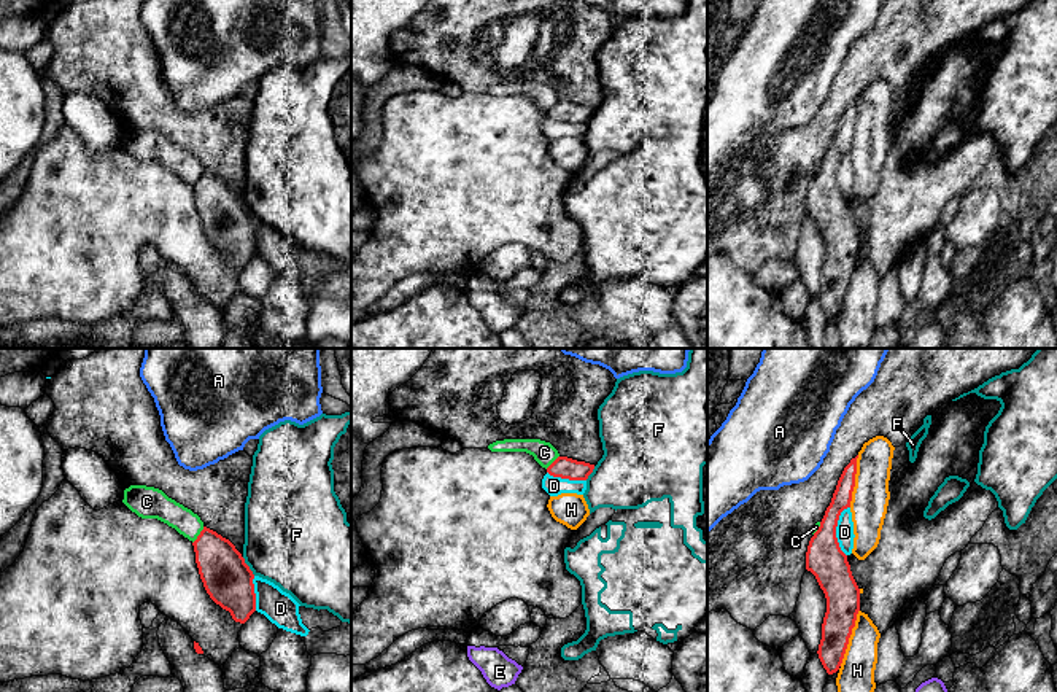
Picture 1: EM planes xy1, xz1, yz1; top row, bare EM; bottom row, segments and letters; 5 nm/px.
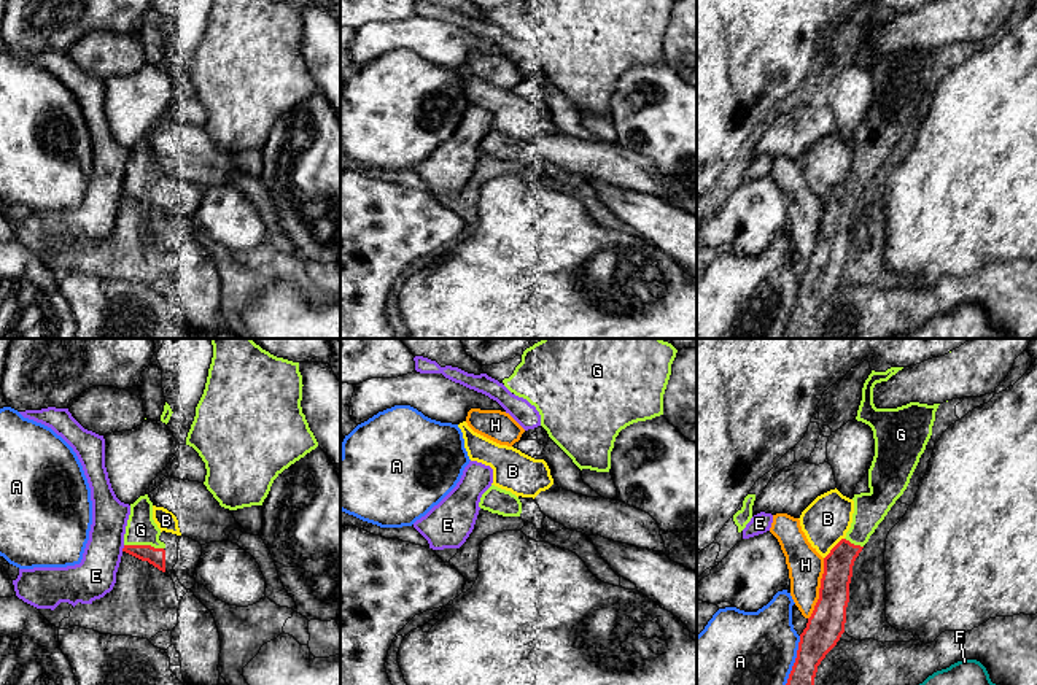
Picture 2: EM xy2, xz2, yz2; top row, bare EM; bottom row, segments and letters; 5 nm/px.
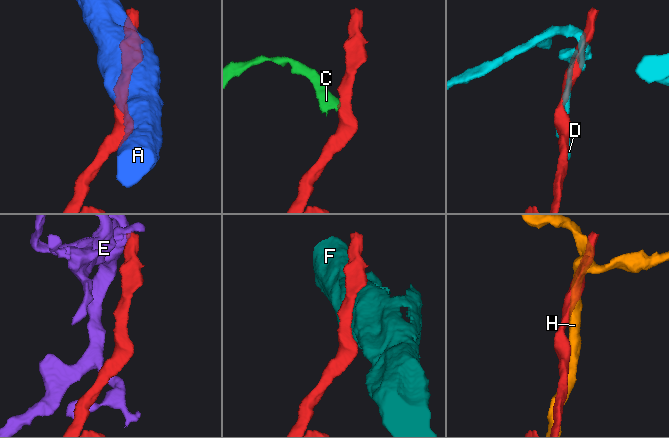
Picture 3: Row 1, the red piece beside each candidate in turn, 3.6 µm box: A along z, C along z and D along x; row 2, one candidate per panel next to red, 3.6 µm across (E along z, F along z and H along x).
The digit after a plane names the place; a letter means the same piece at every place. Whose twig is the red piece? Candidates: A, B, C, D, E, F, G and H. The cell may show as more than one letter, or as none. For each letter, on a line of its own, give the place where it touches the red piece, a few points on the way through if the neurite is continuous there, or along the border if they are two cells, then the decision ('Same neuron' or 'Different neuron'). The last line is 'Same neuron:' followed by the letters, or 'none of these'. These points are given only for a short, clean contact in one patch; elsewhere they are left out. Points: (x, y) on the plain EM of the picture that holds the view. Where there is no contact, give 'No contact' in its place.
A: Touches red at yz2 (794, 309). Different neuron
B: Touches red at yz2 (832, 193). Boundary: yz2 (843, 181), (824, 202). Different neuron
C: Touches red at xy1 (199, 178). Boundary: xy1 (204, 171), (193, 186). Different neuron
D: Touches red at yz1 (835, 174). Different neuron
E: Touches red at xy2 (123, 193). Different neuron
F: Touches red at xy1 (248, 210). Different neuron
G: Touches red at xy2 (143, 189). Path across: xy2 (156, 201), (143, 189), (140, 174). Same neuron
H: Touches red at yz2 (819, 232). Different neuron
Same neuron: G

